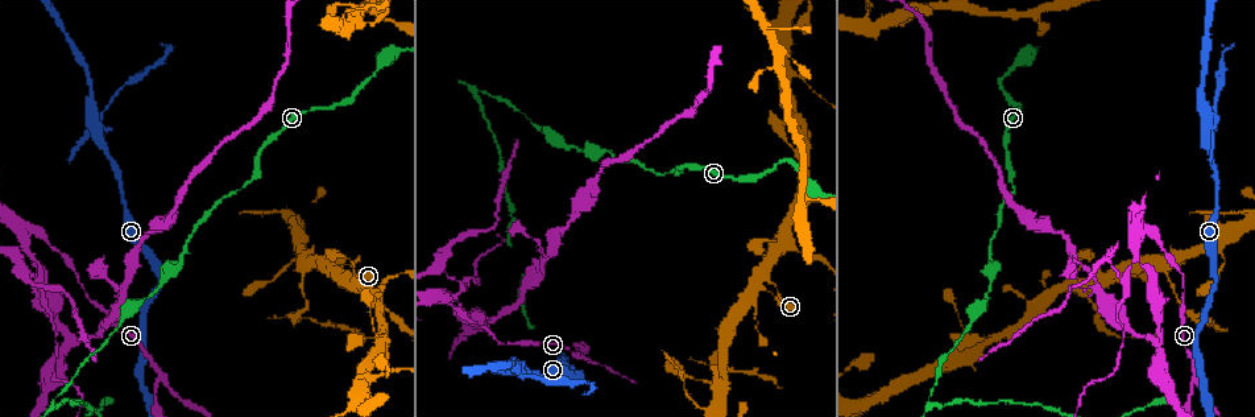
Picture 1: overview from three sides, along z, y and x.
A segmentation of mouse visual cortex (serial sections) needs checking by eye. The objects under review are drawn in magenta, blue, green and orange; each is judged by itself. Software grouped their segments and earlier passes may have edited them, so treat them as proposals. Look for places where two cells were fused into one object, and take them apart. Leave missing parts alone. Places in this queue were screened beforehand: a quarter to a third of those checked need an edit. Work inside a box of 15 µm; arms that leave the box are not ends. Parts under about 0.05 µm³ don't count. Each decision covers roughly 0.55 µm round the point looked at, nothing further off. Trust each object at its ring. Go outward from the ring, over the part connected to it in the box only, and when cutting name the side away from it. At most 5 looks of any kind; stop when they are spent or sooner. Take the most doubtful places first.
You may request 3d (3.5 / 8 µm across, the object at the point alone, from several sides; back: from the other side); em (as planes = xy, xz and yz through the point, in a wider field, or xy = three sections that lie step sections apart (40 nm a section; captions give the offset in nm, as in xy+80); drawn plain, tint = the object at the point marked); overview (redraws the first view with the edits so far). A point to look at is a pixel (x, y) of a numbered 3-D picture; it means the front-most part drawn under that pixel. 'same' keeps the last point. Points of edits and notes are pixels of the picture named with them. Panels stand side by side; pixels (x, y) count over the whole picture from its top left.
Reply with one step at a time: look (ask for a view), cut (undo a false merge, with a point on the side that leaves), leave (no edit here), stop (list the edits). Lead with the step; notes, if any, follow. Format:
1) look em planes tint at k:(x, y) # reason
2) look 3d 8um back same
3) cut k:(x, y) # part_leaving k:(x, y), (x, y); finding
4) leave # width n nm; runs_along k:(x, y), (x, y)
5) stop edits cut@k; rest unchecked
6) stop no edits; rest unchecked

look 3d 3.5um at 1:(52, 400) # two arms in line, one across

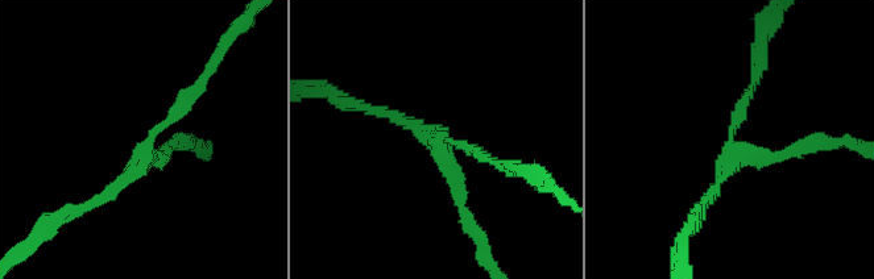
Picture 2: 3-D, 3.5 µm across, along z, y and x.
look em xy step 2 tint at 2:(733, 141) # arms 3; arm_widths 150, 150, 150 nm

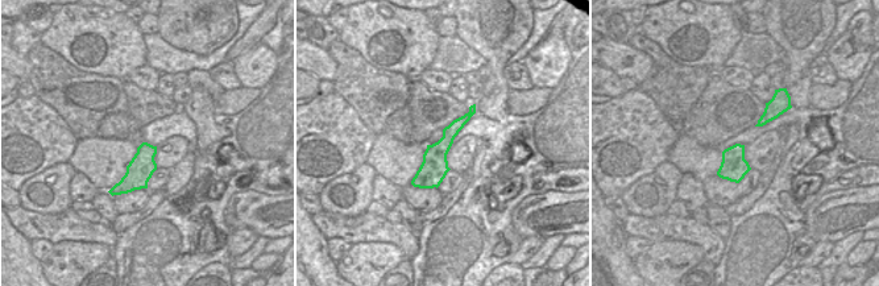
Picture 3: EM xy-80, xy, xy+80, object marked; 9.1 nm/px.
leave # runs_along 3:(472, 110), (417, 183); one cell here

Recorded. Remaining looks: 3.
look 3d 3.5um at 1:(93, 124) # three-way junction

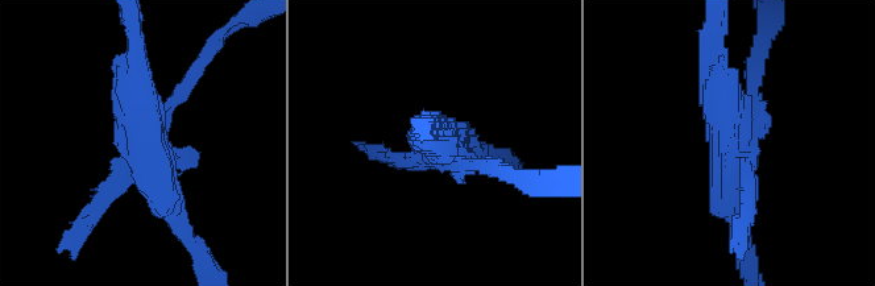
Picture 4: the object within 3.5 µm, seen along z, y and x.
look em xy step 5 tint at 4:(725, 133)

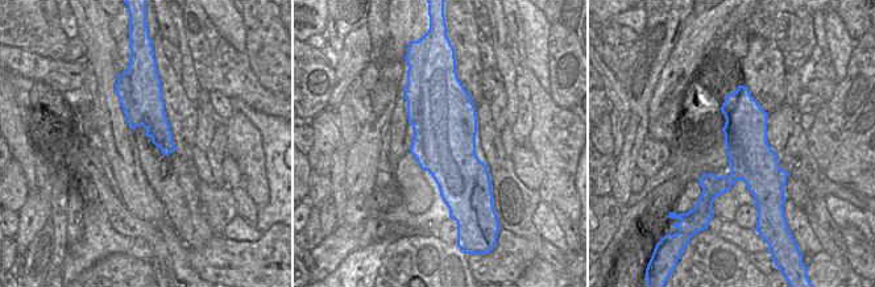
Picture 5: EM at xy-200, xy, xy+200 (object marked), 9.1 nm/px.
cut 4:(751, 190) # two cells meet here

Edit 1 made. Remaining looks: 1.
stop edits cut@4; rest unchecked

